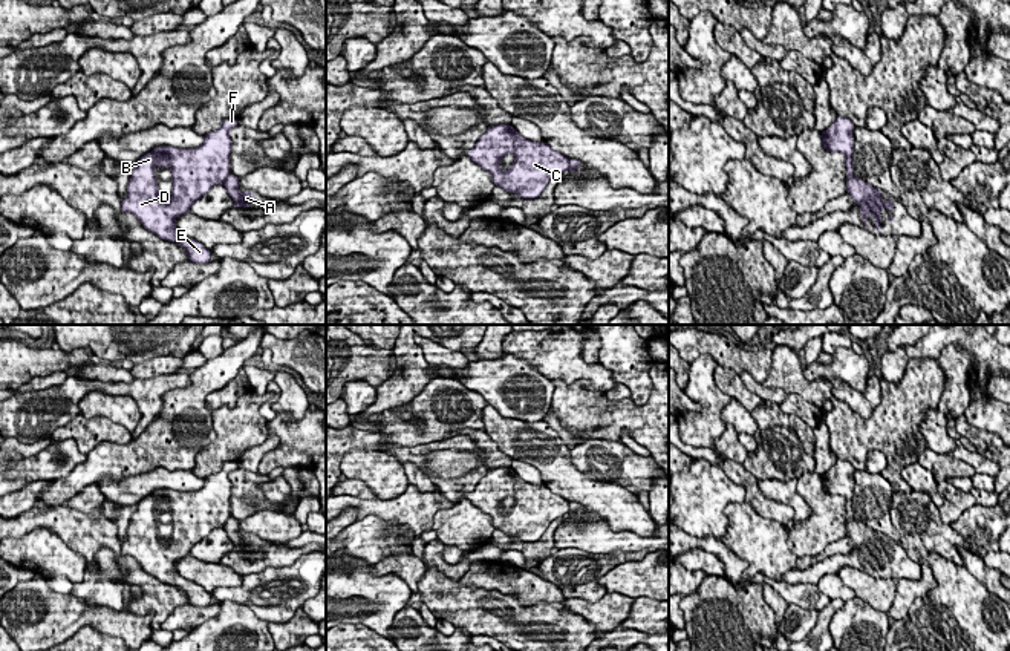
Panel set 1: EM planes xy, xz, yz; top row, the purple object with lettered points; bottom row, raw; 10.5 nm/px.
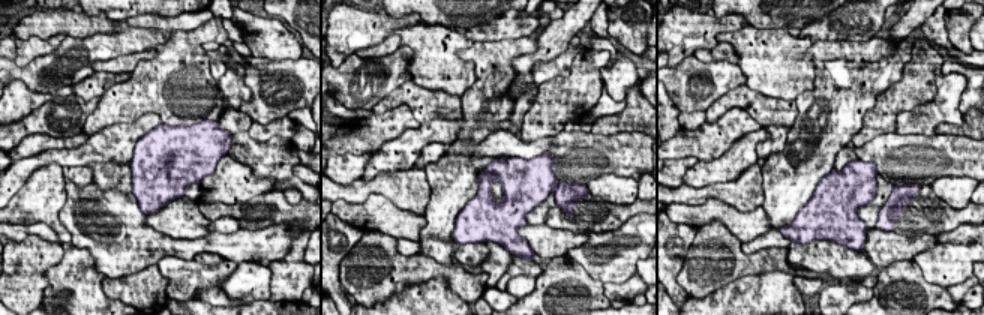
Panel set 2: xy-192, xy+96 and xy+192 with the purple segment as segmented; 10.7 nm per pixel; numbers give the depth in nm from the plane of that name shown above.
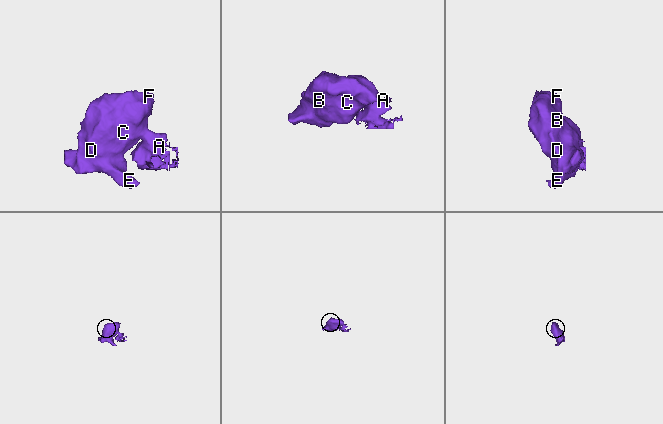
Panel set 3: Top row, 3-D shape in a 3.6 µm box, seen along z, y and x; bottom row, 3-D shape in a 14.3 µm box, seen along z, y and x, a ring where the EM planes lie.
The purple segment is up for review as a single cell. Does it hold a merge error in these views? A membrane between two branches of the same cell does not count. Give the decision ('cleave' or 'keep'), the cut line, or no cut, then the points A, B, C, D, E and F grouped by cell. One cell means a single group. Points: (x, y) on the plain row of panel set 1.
cleave; cut xy (230, 518), (222, 527); groups A / B C D E F

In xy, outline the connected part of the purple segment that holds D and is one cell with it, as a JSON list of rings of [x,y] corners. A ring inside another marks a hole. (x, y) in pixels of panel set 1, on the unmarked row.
[[[237,461],[225,463],[217,473],[204,478],[204,487],[196,492],[155,490],[135,505],[127,539],[121,544],[122,556],[132,556],[148,574],[184,590],[188,604],[196,607],[211,605],[211,594],[182,577],[174,562],[230,519],[233,486],[228,475],[236,469]],[[156,510],[171,513],[173,533],[168,539],[159,536]]]

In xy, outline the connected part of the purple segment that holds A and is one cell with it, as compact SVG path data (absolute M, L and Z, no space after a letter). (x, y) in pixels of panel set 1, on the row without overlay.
M230 518L222 528L225 530L226 536L233 541L234 551L239 551L239 550L249 551L251 545L254 542L257 542L254 539L256 536L252 536L252 535L240 536L237 533L237 530L239 530L239 521L234 519L234 518Z

